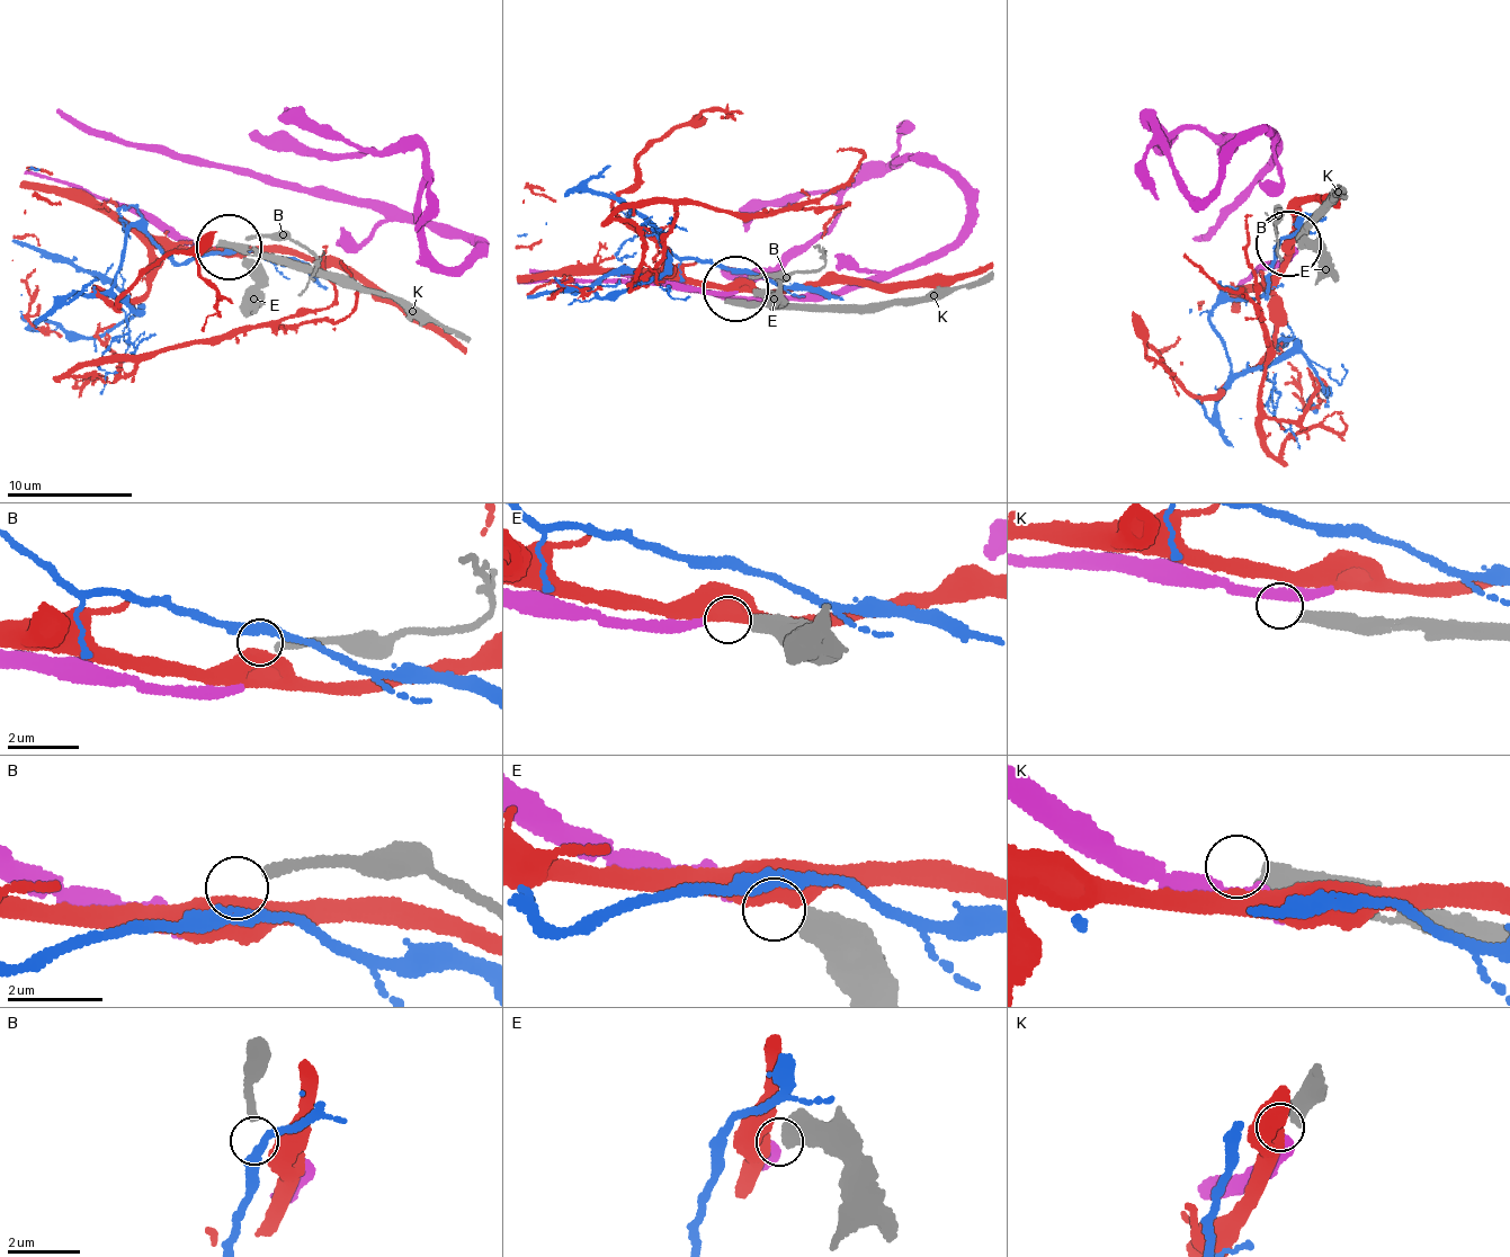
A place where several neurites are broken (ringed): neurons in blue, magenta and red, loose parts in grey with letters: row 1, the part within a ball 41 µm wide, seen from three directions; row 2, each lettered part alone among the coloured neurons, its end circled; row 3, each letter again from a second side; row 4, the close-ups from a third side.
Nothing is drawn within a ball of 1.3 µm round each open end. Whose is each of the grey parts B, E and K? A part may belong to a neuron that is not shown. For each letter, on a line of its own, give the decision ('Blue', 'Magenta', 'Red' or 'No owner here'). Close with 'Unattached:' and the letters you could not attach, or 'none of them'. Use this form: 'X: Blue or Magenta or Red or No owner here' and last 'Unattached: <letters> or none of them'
B: No owner here
E: Magenta
K: No owner here
Unattached: B, K

